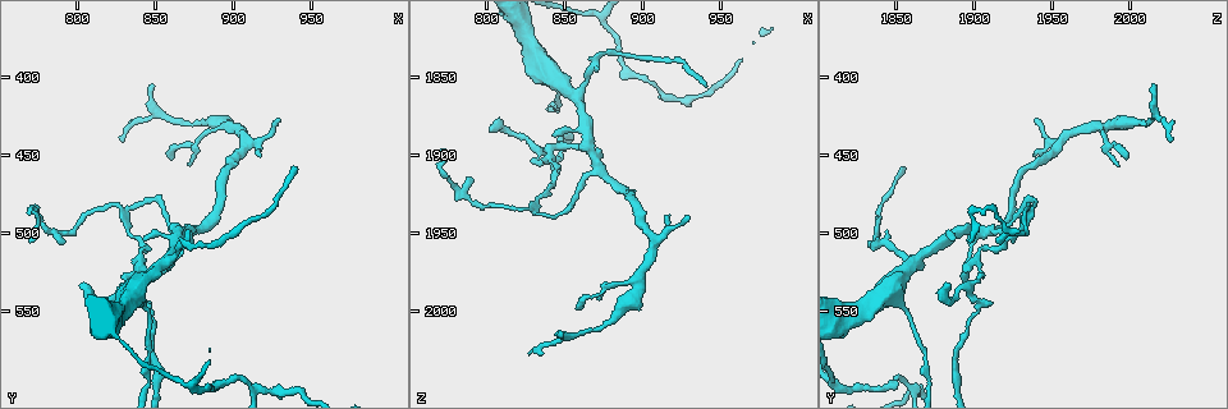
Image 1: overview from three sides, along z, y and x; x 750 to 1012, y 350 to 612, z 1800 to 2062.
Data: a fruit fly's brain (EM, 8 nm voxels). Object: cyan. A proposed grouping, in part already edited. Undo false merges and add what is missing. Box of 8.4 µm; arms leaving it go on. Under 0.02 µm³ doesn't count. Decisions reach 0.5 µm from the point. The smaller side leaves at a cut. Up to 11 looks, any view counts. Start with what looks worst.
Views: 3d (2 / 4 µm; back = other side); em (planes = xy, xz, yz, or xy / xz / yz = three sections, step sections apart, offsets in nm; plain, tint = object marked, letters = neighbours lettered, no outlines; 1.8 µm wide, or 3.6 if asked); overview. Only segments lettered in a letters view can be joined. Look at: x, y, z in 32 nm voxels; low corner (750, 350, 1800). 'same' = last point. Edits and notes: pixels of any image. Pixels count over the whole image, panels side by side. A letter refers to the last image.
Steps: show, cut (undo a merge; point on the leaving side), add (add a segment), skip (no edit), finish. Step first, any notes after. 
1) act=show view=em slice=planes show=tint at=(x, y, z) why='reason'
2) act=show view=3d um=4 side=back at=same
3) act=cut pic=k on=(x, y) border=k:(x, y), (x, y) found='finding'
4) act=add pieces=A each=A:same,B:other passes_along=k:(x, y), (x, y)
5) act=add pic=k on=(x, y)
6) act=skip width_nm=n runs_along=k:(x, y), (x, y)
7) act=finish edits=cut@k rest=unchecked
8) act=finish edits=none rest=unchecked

act=show view=em slice=xy step=4 show=tint at=(868, 498, 1900) why='thick turns thin'

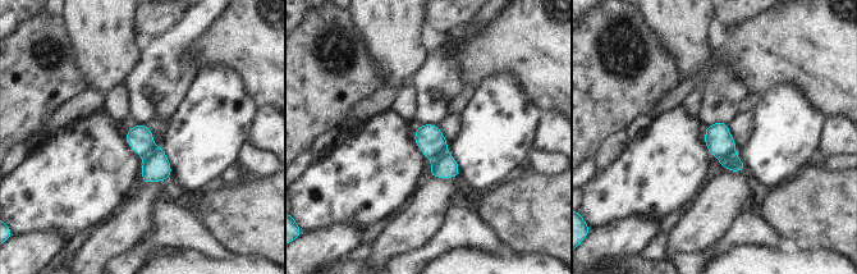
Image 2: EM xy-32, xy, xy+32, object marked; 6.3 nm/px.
act=show view=em slice=planes show=letters at=same

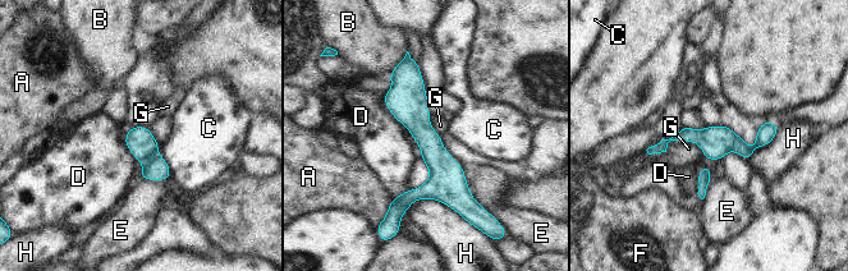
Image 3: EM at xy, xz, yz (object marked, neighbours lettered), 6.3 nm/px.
act=skip each=A:other,B:other,C:other,D:other,E:other,F:other,G:other,H:other border=3:(679, 142), (695, 142), (702, 154) found='one cell here'

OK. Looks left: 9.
act=show view=em slice=xz step=4 show=letters at=(870, 428, 2010) why='calibre changes'

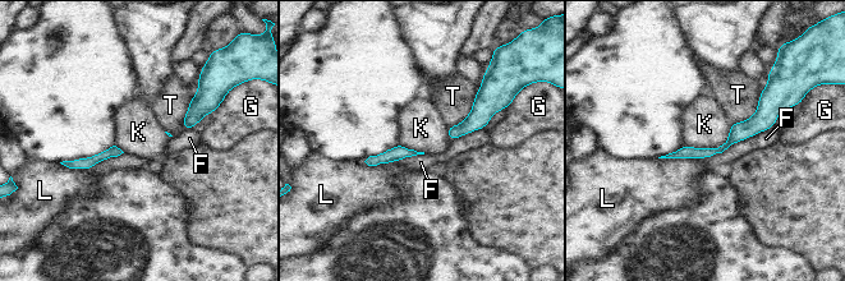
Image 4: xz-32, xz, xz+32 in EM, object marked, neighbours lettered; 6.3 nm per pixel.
act=skip each=F:other,G:other,K:other,L:other,T:other border=4:(731, 124), (719, 146), (683, 146) found='continuous, no second cell'

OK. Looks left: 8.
act=show view=3d um=2 at=(804, 532, 1886) why='thin end'

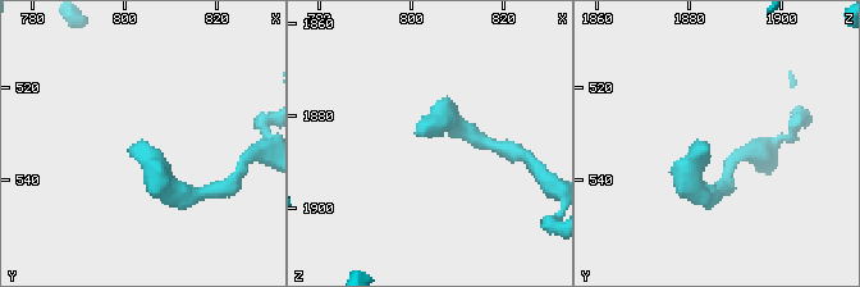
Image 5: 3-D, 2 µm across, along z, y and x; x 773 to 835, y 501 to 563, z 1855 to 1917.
act=show view=em slice=xz step=8 show=letters at=(801, 534, 1885) why='shape alone is not enough'

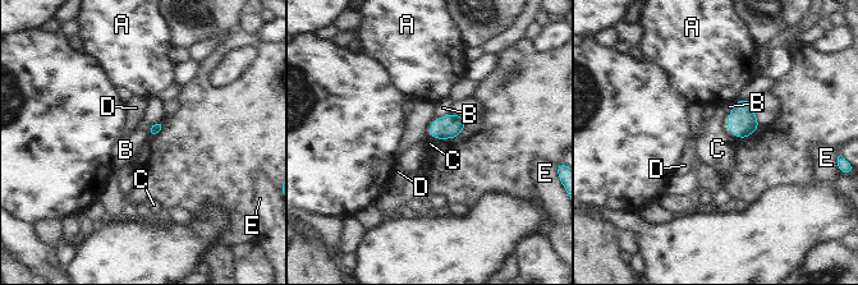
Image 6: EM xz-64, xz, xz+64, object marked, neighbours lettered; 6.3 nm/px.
act=skip each=A:other,B:other,C:other,D:other,E:other border=6:(161, 119), (150, 127), (148, 137) found='no lettered segment goes on from it'

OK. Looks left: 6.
act=show view=em slice=planes show=letters at=(836, 538, 1842) why='three arms meet'

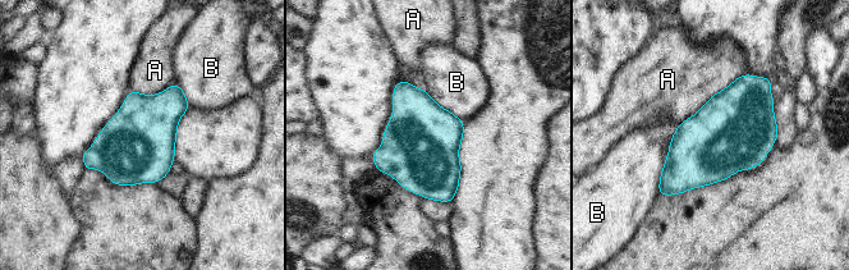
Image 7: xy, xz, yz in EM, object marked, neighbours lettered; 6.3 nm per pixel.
act=skip width_nm=480 each=A:other,B:other border=7:(742, 73), (715, 92), (678, 126) found='all the same cell'

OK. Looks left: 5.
act=finish edits=none rest=unchecked

